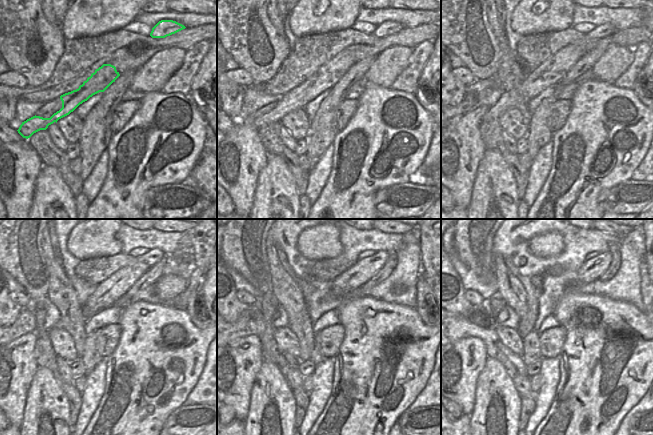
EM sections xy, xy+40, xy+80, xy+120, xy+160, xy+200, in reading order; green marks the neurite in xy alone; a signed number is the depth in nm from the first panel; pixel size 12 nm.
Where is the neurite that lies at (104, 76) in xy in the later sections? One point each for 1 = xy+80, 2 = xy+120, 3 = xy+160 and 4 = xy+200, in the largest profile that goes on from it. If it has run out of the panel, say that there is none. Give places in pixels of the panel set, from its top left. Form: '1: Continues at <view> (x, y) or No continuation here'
1: Continues at xy+80 (552, 70)
2: Continues at xy+120 (107, 292)
3: Continues at xy+160 (357, 275)
4: Continues at xy+200 (592, 269)

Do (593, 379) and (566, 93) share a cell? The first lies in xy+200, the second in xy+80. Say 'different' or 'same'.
different

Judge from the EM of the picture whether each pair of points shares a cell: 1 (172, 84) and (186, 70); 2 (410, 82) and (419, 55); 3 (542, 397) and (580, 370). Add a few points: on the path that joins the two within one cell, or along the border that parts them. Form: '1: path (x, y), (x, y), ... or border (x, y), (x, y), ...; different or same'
1: path (175, 81), (183, 73); same
2: path (412, 75), (416, 62); same
3: border (559, 365), (559, 382), (547, 410); different

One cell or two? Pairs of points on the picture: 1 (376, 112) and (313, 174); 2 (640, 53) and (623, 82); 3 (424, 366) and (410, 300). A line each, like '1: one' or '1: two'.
1: two
2: one
3: two

